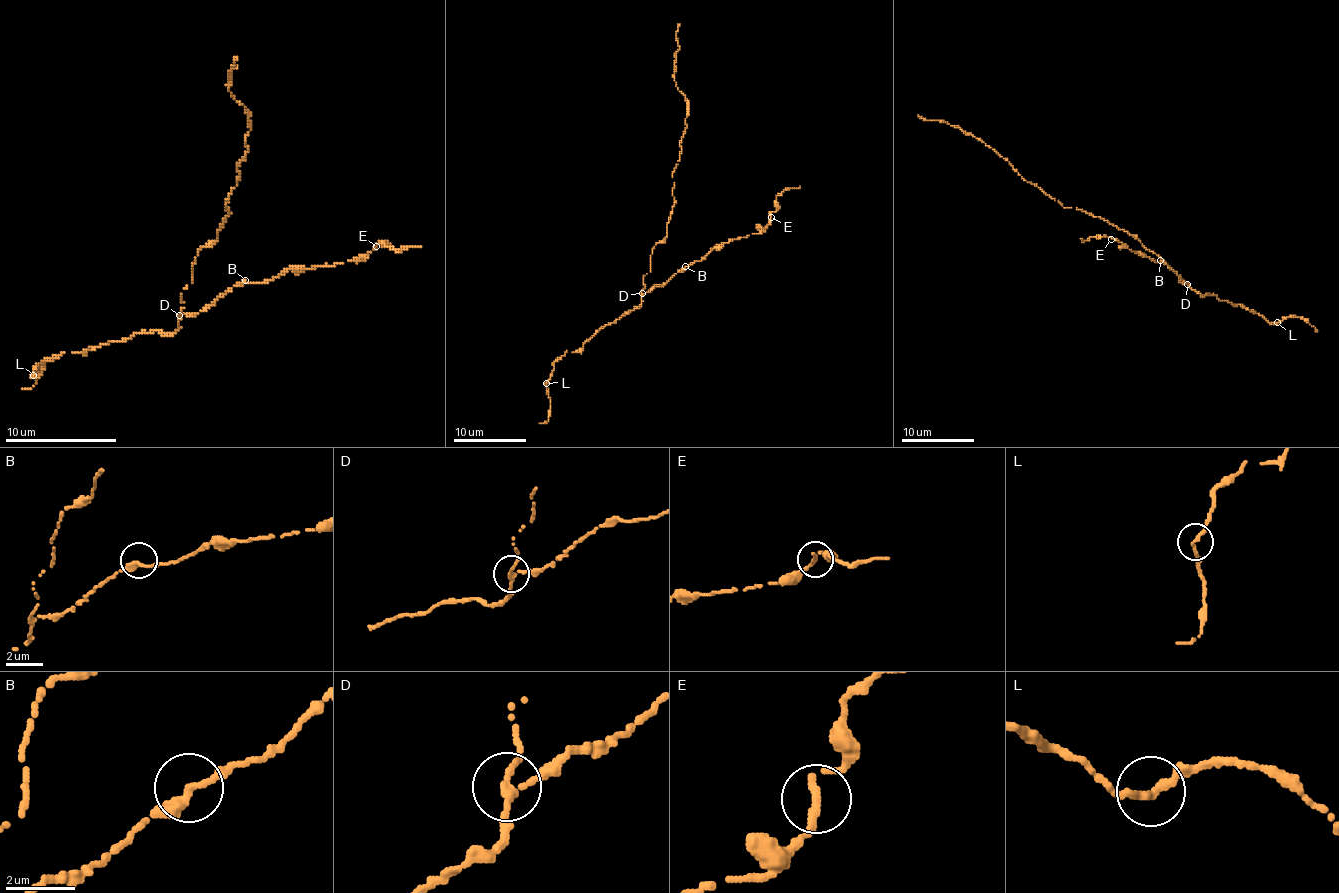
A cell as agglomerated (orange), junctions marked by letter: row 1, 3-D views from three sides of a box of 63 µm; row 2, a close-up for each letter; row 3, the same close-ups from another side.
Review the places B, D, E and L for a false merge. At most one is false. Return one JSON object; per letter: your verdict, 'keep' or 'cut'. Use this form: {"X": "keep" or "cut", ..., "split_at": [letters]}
{"B": "keep", "D": "cut", "E": "keep", "L": "keep", "split_at": ["D"]}

